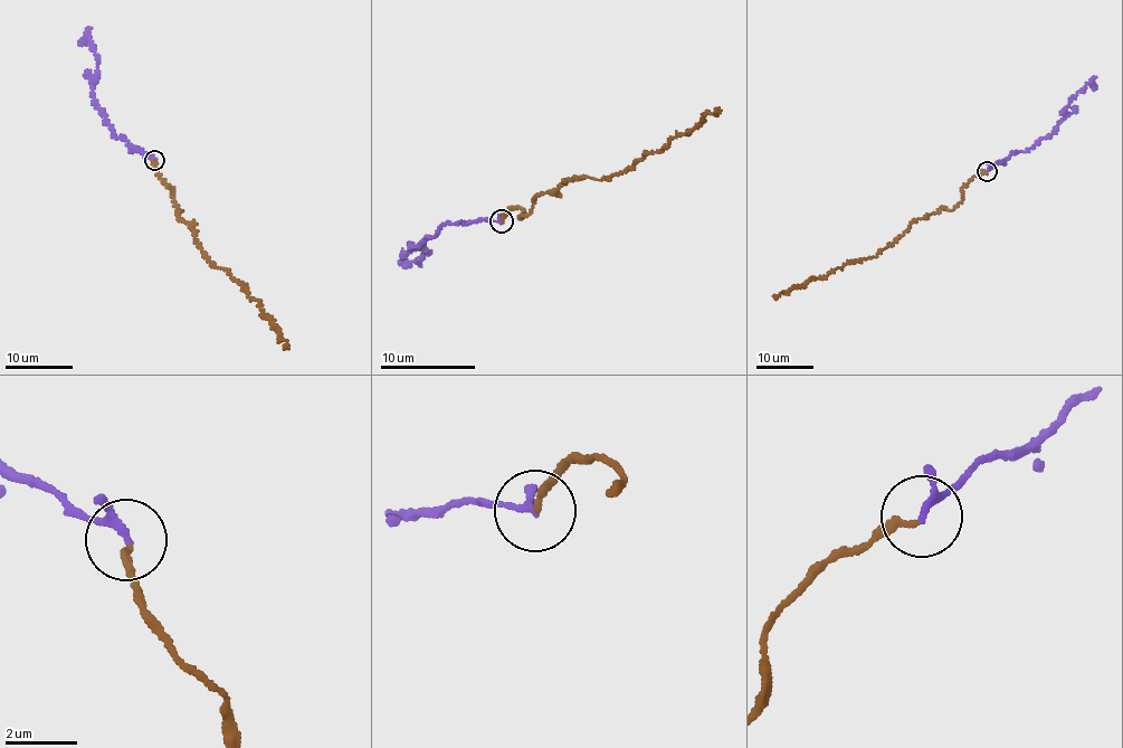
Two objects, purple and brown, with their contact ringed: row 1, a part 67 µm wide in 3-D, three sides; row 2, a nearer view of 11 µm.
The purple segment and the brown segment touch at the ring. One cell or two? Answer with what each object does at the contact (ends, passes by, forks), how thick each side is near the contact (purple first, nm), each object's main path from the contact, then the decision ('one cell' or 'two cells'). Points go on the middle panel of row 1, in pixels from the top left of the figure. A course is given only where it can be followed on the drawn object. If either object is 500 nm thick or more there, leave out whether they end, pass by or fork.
purple passes by; brown ends; calibres 150 and 180 nm; course purple (502, 220), (445, 223), (437, 233), (415, 246), (411, 245), (420, 245), (430, 251), (418, 258), (398, 261); course brown (501, 221), (510, 209), (521, 207), (519, 217), (530, 212), (533, 200), (564, 180), (618, 176), (717, 109); one cell

